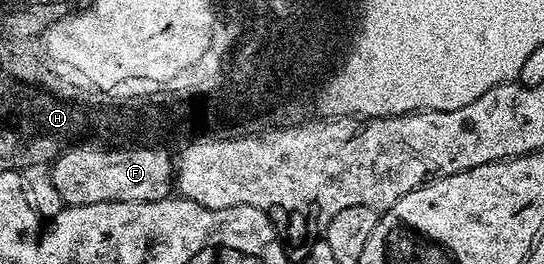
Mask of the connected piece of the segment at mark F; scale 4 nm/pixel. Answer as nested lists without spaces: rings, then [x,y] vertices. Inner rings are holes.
[[[153,146],[149,151],[97,154],[92,151],[76,151],[71,155],[57,156],[50,164],[52,180],[69,207],[94,205],[106,201],[158,201],[167,199],[174,191],[174,159]]]

